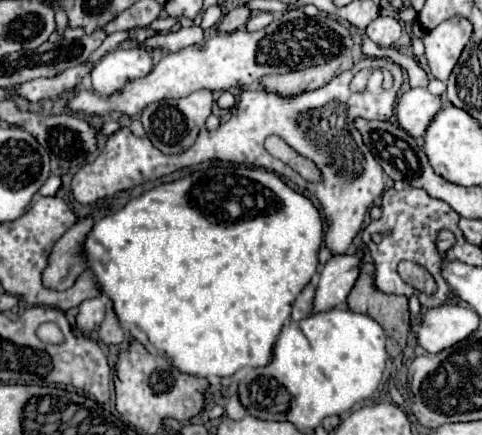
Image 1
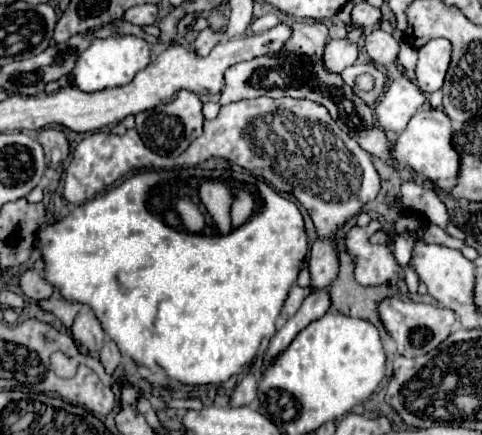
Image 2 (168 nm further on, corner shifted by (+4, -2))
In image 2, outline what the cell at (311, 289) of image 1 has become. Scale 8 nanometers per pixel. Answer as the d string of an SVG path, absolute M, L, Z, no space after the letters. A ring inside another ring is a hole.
M294 284L294 286L290 288L290 292L288 292L286 300L284 300L284 306L282 306L282 314L280 314L280 316L282 316L284 320L292 318L292 316L296 314L296 310L302 306L302 300L304 300L304 296L306 296L306 290Z

